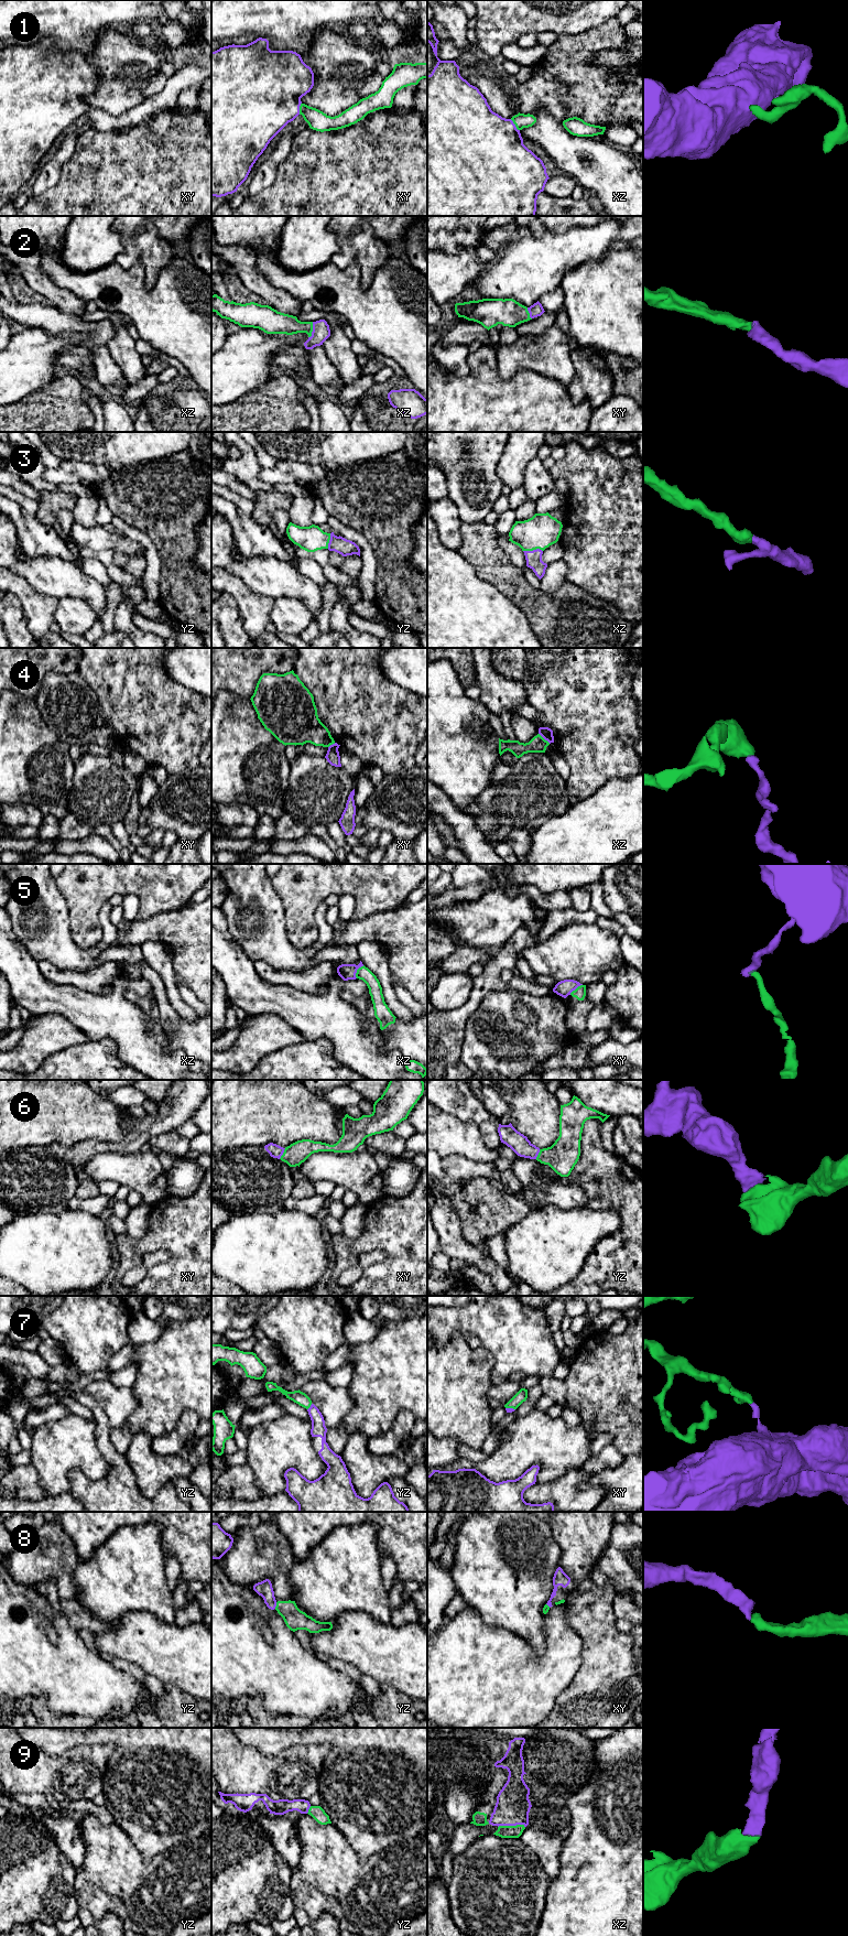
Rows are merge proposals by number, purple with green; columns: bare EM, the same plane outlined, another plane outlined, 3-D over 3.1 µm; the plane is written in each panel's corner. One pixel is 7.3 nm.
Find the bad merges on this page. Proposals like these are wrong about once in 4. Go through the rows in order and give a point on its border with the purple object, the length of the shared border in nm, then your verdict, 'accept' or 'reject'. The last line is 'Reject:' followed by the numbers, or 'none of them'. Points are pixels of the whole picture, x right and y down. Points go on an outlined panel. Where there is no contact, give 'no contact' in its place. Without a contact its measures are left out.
1: xz (514, 125) | 110 nm | accept
2: xz (313, 330) | 120 nm | accept
3: xz (533, 550) | 140 nm | accept
4: xz (544, 738) | 120 nm | reject
5: xz (356, 971) | 110 nm | reject
6: xy (282, 1154) | 90 nm | accept
7: yz (310, 1407) | 60 nm | accept
8: yz (275, 1605) | 50 nm | accept
9: xz (511, 1825) | 200 nm | accept
Reject: 4, 5

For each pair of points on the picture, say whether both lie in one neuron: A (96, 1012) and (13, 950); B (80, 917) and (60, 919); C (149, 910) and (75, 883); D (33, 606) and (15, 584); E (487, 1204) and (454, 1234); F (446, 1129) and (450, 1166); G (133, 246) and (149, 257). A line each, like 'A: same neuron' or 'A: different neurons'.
A: same neuron
B: different neurons
C: same neuron
D: same neuron
E: different neurons
F: different neurons
G: same neuron

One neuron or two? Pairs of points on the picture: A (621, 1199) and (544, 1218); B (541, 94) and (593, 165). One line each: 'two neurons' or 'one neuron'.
A: two neurons
B: two neurons

